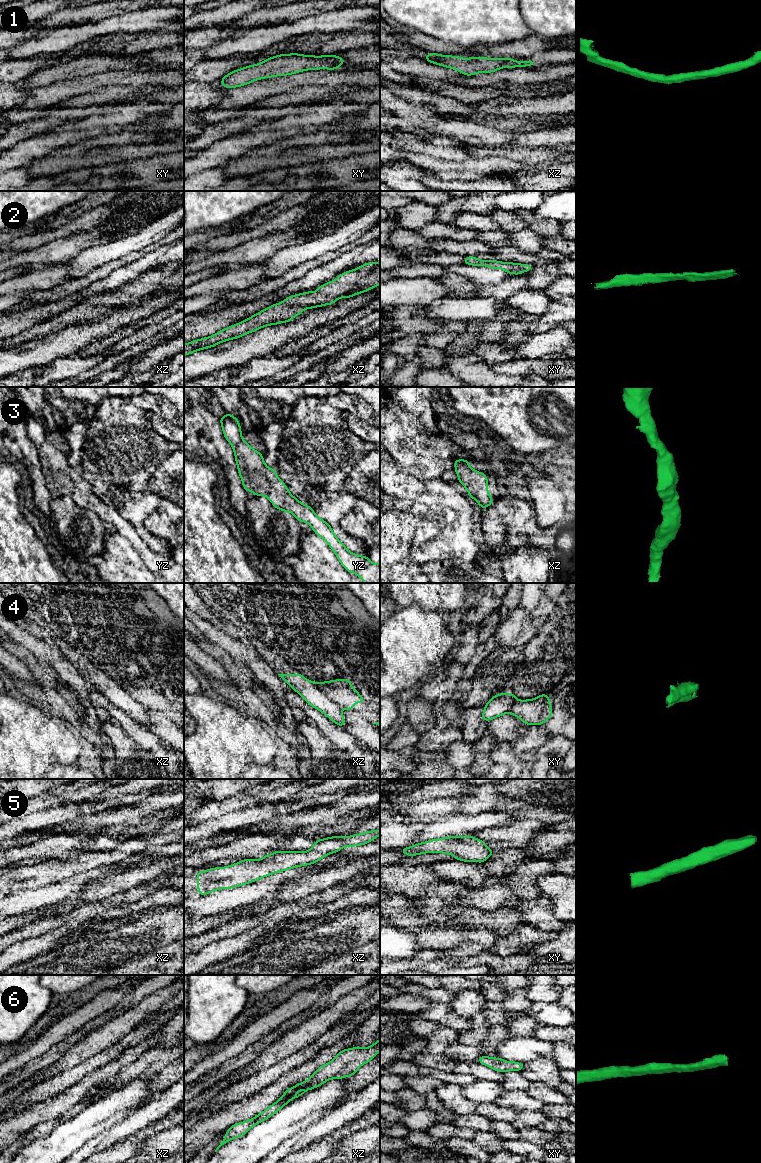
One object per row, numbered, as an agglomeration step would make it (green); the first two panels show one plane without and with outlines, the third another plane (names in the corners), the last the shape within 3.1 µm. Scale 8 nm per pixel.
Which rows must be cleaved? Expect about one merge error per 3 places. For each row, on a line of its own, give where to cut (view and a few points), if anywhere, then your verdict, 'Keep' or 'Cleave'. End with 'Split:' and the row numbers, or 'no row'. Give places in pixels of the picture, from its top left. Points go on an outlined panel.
1: No split. Keep
2: No split. Keep
3: No split. Keep
4: Split along xz (313, 682), (338, 706). Cleave
5: No split. Keep
6: No split. Keep
Split: 4

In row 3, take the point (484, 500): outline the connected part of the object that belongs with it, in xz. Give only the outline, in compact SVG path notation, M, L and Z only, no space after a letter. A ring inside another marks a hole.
M467 459L453 461L458 481L466 488L469 498L473 498L483 509L489 507L493 503L493 498L488 492L487 475L473 470Z

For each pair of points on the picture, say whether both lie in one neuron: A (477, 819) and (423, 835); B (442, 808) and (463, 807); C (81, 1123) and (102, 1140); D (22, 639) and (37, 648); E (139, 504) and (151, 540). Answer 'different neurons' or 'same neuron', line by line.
A: same neuron
B: different neurons
C: different neurons
D: same neuron
E: same neuron

